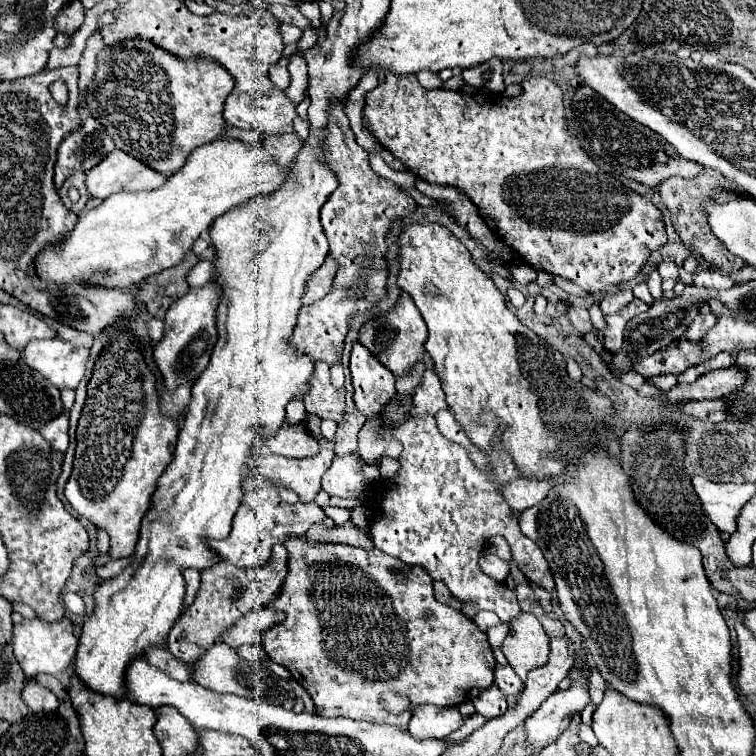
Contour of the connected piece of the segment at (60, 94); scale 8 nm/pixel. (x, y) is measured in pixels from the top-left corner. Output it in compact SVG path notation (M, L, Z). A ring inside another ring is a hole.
M58 80L53 82L49 90L53 96L53 98L60 103L61 105L65 105L68 100L68 90L66 84L62 80Z

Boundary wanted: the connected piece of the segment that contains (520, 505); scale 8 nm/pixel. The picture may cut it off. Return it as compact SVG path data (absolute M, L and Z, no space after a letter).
M521 478L503 488L503 494L509 502L509 506L517 512L523 512L535 504L539 504L551 488L549 480L533 480L533 478Z

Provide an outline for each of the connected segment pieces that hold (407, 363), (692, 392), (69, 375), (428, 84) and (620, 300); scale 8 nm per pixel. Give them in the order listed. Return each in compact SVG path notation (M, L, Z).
M401 292L399 296L399 302L389 310L385 312L379 320L367 320L361 328L359 328L359 342L363 346L367 346L371 350L371 354L381 362L385 364L395 376L401 376L401 374L407 374L417 362L421 362L423 358L423 344L425 344L425 338L427 338L427 326L419 314L419 310L415 308L415 302L409 294Z
M729 366L723 370L711 370L703 374L703 378L695 380L693 384L675 386L673 390L665 392L667 402L679 402L679 400L711 400L711 398L723 398L731 394L731 390L739 390L743 384L743 372L739 366Z
M59 338L33 340L23 350L25 362L41 372L53 386L77 388L85 376L85 364L89 358L87 348L77 348Z
M419 72L417 74L417 80L425 86L425 88L441 88L441 78L439 78L439 74L435 74L435 72Z
M631 290L613 292L613 294L607 294L607 296L603 296L603 298L601 298L599 308L601 308L603 316L607 316L607 314L613 314L613 312L619 312L619 308L623 308L631 298L633 298Z

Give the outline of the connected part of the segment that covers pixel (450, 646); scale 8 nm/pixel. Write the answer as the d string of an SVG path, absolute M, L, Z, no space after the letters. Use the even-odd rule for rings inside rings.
M305 536L287 538L285 548L289 552L287 580L283 580L281 594L271 600L267 608L281 610L287 618L269 630L263 630L259 642L269 658L285 666L295 682L309 692L319 714L327 718L343 716L393 724L407 730L413 708L421 704L459 706L475 700L493 684L495 658L485 632L481 632L463 612L435 600L433 580L421 566L407 566L405 562L399 562L399 558L375 548L363 550L347 544L311 542ZM391 568L403 572L407 580L397 580L391 574ZM387 690L407 694L411 706L401 714L387 712L379 702L379 696Z

